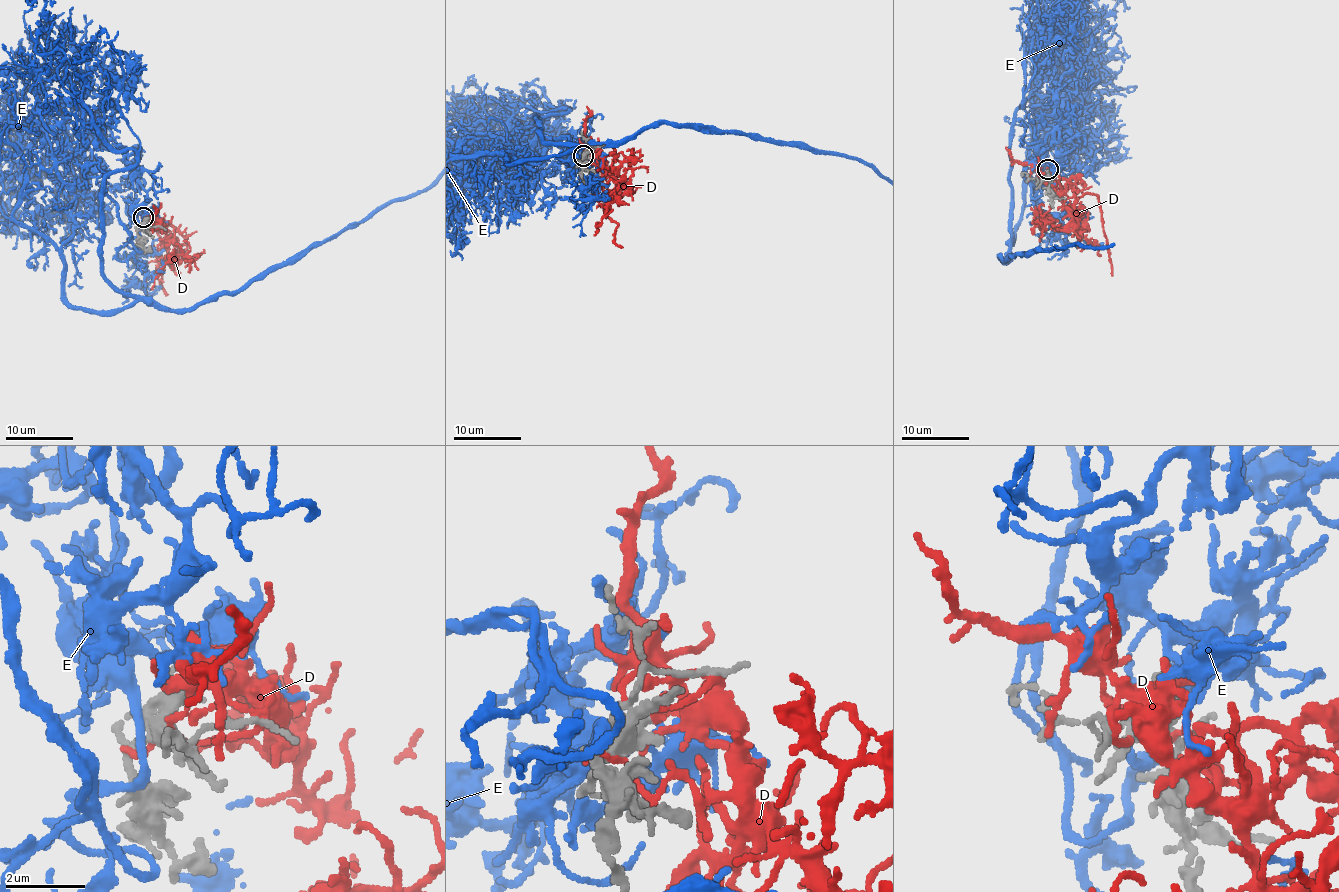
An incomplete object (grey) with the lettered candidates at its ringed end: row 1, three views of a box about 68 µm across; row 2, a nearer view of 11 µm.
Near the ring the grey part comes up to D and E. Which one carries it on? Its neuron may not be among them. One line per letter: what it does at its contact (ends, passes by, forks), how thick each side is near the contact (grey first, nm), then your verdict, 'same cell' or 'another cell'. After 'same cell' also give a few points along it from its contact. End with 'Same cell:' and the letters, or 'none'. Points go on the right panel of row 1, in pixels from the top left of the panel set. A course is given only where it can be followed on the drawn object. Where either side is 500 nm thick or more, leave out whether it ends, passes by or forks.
D: it passes by | 400/140 nm | another cell
E: it forks | 440/150 nm | same cell
Same cell: E

